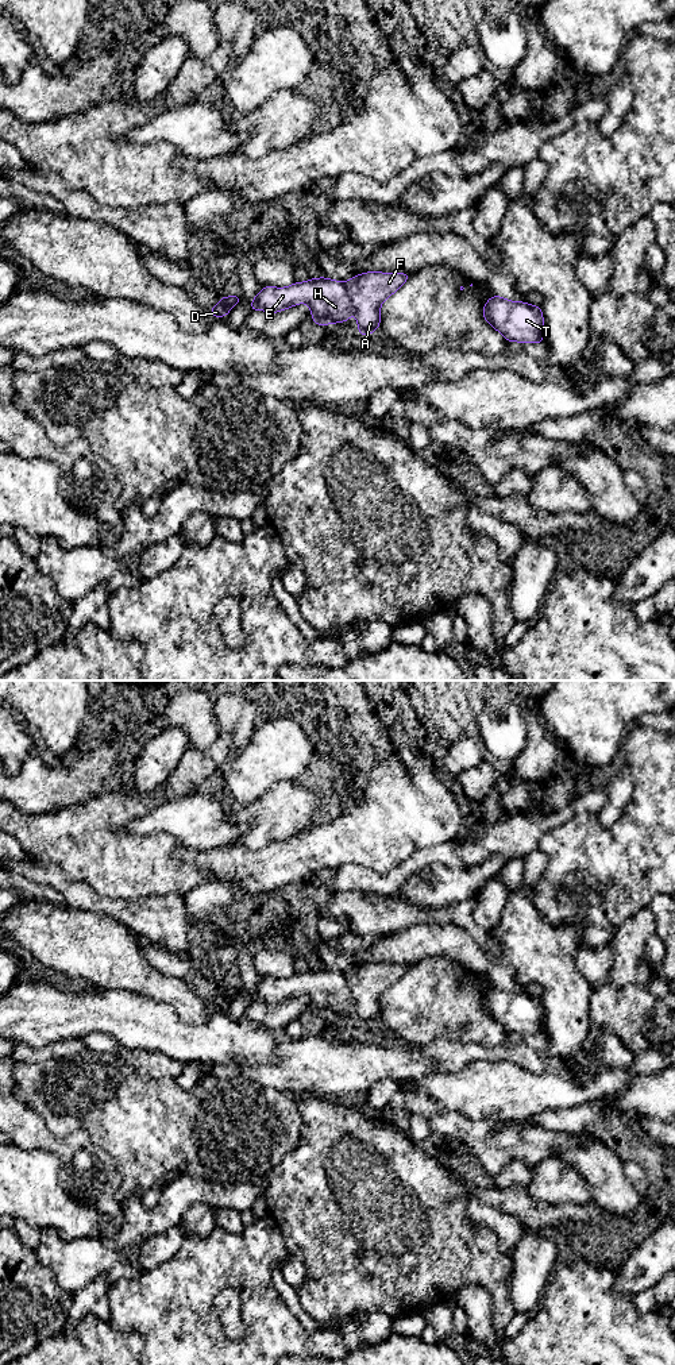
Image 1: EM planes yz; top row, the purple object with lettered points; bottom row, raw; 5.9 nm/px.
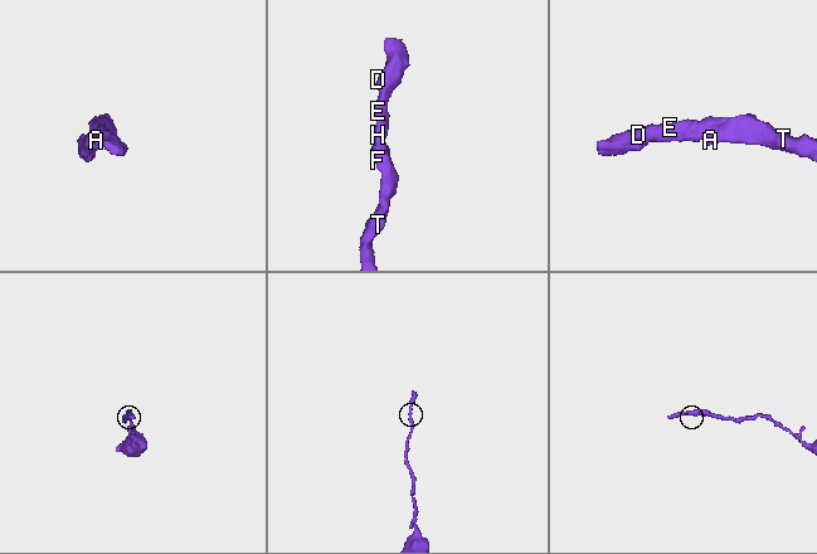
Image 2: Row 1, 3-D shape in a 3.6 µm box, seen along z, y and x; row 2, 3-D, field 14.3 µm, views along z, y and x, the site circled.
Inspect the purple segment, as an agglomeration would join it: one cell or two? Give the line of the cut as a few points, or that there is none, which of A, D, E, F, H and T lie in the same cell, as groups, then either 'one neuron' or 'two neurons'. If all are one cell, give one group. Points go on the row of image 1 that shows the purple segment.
no cut | A D E F H T | one neuron

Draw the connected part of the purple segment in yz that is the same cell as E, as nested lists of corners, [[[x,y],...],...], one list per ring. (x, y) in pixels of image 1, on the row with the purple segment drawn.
[[[367,271],[346,282],[320,277],[286,288],[263,286],[250,308],[251,312],[262,309],[266,313],[277,313],[305,302],[313,324],[320,327],[346,323],[355,312],[359,336],[373,335],[379,328],[381,304],[401,288],[409,275]]]

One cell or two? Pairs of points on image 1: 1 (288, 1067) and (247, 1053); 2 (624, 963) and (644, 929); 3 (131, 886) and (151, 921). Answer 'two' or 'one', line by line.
1: two
2: one
3: two

